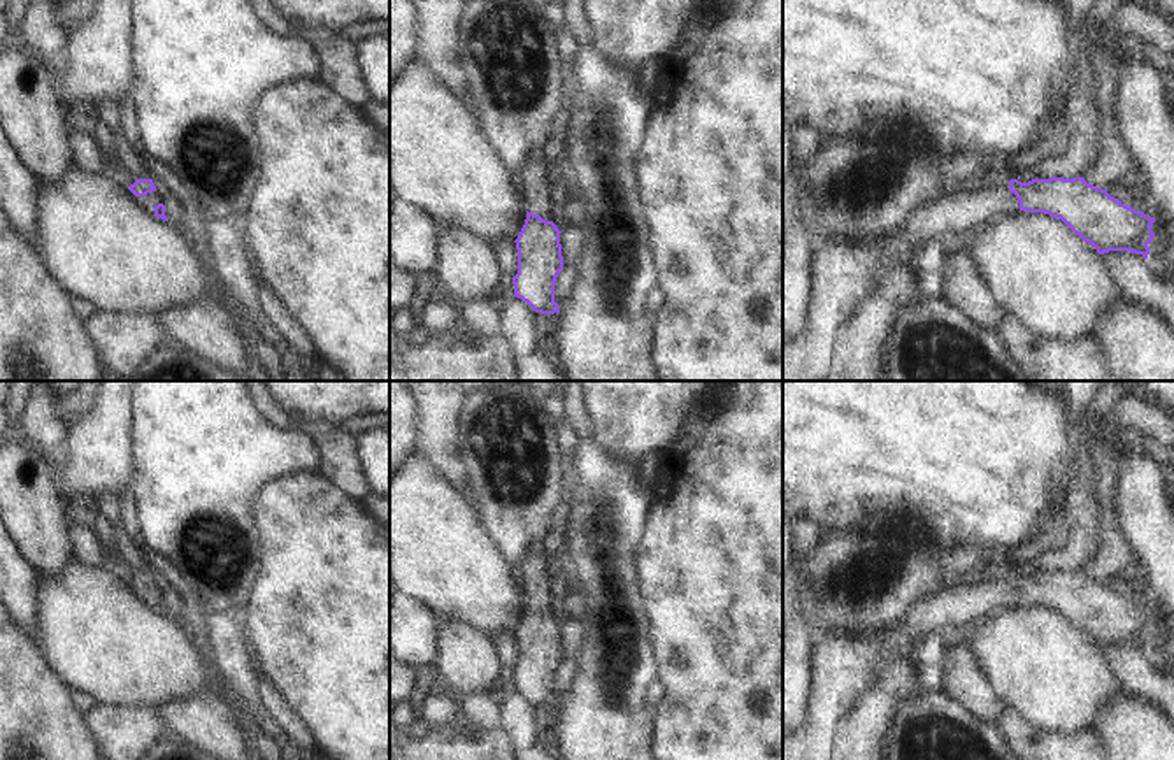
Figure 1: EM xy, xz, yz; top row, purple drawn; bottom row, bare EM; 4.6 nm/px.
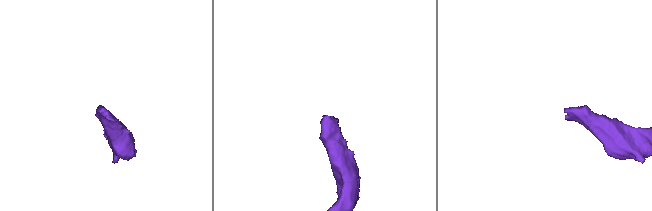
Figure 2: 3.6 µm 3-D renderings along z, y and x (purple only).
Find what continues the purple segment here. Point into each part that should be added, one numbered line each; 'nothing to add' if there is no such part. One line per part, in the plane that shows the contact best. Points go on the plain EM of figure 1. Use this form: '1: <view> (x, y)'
1: yz (962, 602)

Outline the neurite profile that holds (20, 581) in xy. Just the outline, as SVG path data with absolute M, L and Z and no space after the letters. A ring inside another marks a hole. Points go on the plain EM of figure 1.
M0 507L0 592L18 625L40 641L42 574L25 556Z

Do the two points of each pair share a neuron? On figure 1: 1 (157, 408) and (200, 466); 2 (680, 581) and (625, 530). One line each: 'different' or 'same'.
1: same
2: different

